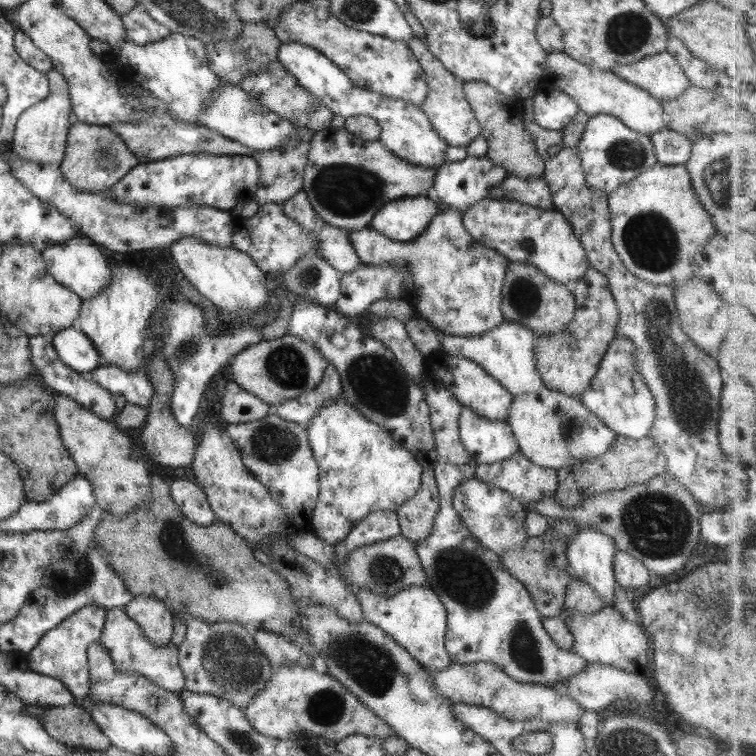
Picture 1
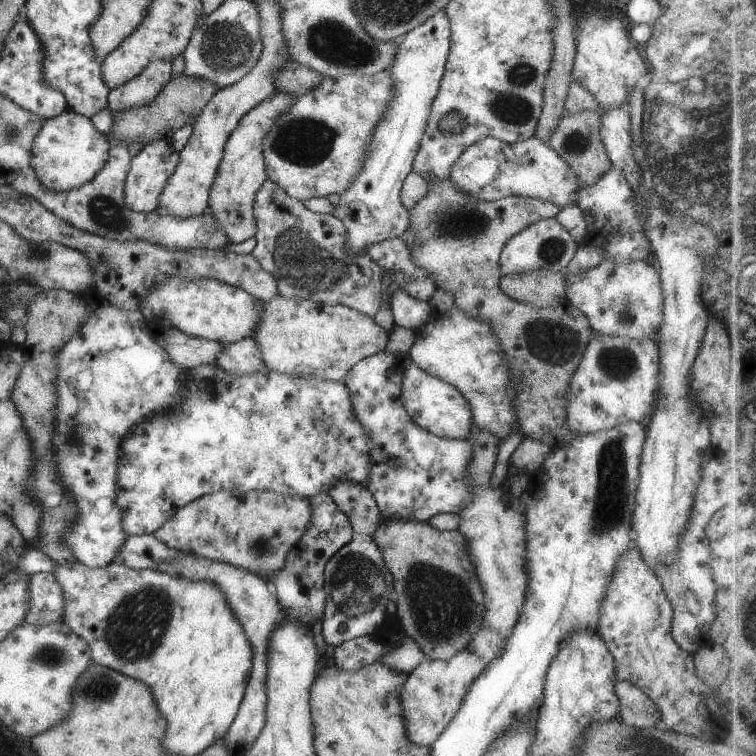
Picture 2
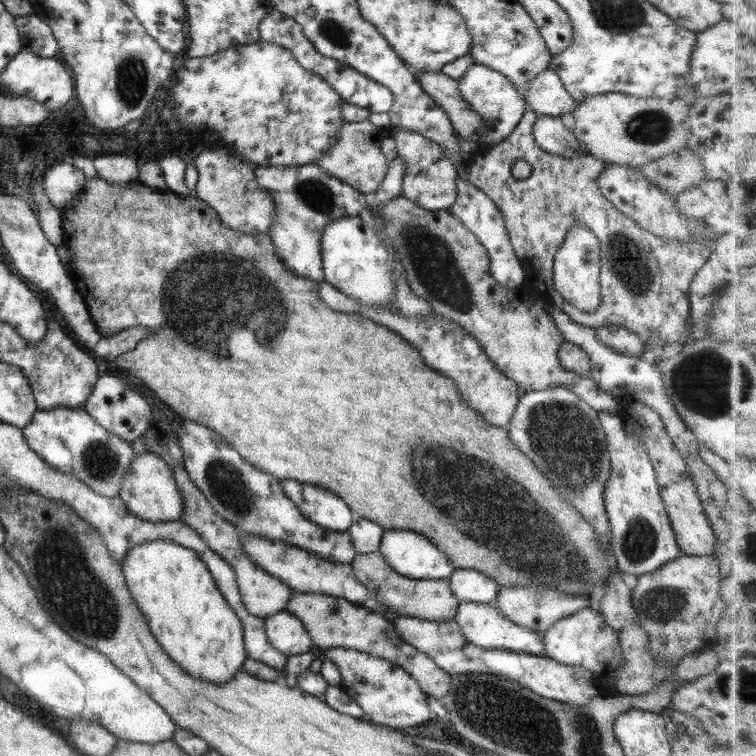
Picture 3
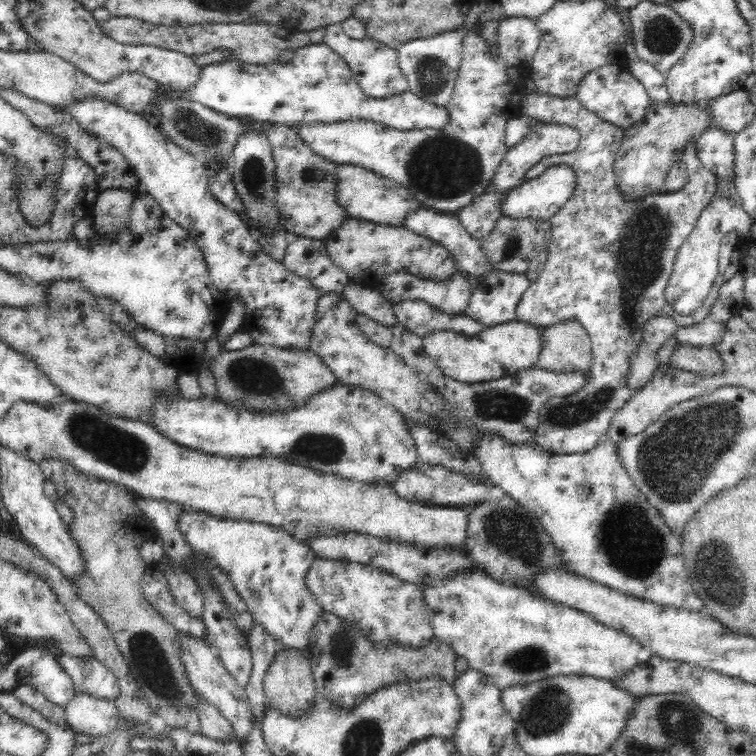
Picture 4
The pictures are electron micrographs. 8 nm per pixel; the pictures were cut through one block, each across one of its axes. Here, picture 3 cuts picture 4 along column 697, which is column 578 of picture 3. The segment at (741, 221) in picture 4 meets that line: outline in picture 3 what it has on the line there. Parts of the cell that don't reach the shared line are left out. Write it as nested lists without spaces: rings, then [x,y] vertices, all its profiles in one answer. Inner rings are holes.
[[[574,223],[571,226],[553,257],[551,271],[553,275],[551,275],[551,278],[553,278],[552,286],[556,294],[564,302],[575,306],[575,308],[579,308],[581,312],[593,312],[601,301],[598,279],[600,272],[599,259],[599,240],[580,223]]]

